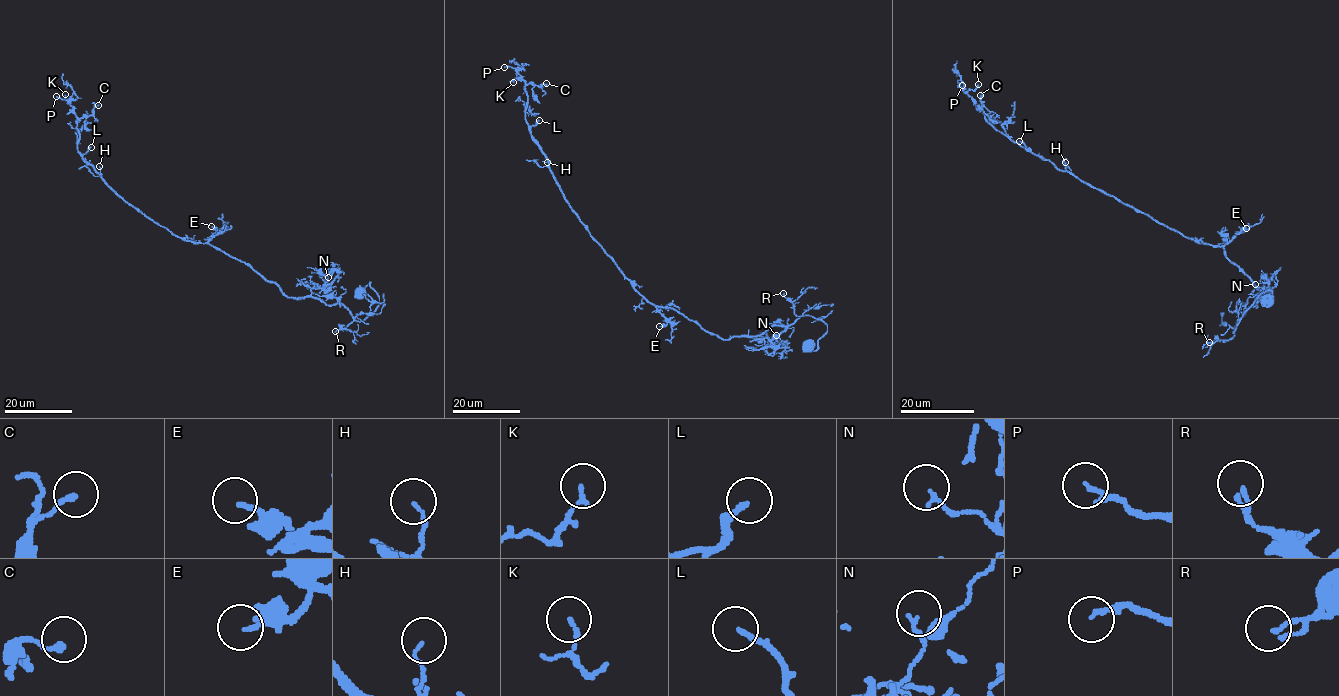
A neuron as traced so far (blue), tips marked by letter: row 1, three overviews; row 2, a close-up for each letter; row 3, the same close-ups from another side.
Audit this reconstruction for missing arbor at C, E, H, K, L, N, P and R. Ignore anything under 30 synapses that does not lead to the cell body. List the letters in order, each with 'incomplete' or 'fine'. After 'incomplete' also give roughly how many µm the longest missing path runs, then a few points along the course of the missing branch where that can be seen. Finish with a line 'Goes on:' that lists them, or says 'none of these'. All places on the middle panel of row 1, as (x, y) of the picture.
C: fine
E: fine
H: fine
K: fine
L: incomplete; about 9 µm are missing
N: fine
P: fine
R: fine
Goes on: L

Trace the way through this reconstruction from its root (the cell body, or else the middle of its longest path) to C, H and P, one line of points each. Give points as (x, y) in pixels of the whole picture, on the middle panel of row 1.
C: (808, 347), (827, 331), (810, 315), (723, 339), (634, 288), (529, 129), (525, 87), (546, 83)
H: (808, 347), (815, 351), (827, 331), (810, 315), (757, 336), (723, 339), (650, 304), (590, 234), (547, 162)
P: (808, 347), (827, 331), (810, 315), (723, 339), (650, 304), (565, 198), (529, 129), (525, 81), (504, 67)

